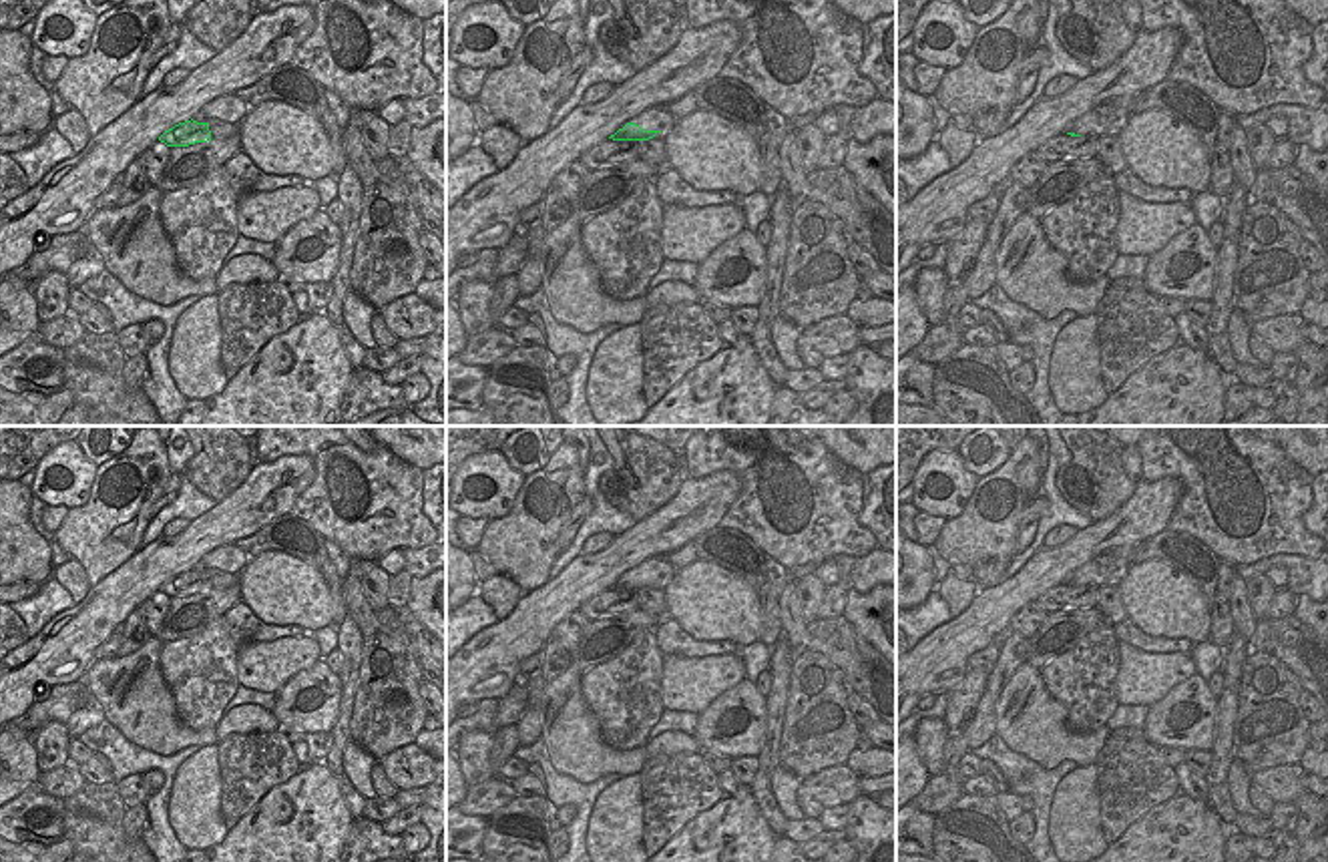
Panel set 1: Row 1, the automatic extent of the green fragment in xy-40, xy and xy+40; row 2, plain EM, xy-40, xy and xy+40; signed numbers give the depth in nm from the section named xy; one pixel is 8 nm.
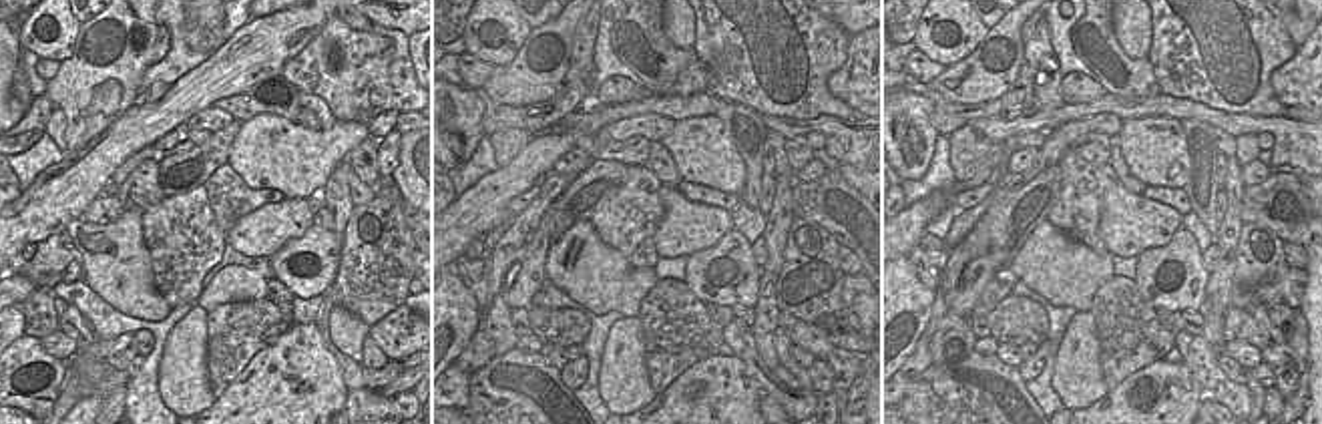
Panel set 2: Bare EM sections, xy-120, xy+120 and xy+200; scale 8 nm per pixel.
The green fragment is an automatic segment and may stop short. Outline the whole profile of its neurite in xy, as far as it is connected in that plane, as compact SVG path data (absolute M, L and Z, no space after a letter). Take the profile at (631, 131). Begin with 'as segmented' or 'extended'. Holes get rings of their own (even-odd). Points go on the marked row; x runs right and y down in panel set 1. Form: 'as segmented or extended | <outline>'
extended | M627 123L607 141L595 145L587 155L591 157L593 163L597 163L603 159L603 149L607 145L615 147L619 153L653 149L653 137L657 133L661 131L645 131L635 123Z

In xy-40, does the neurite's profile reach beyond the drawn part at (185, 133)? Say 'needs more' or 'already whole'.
already whole

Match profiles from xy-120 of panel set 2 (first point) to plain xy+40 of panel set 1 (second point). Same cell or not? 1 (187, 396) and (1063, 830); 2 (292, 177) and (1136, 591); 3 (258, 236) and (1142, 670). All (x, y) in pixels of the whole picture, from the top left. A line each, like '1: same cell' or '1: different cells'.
1: same cell
2: same cell
3: same cell

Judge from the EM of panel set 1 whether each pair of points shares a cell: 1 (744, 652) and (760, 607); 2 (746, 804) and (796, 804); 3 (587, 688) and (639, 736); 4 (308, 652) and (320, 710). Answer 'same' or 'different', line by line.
1: different
2: different
3: same
4: different

